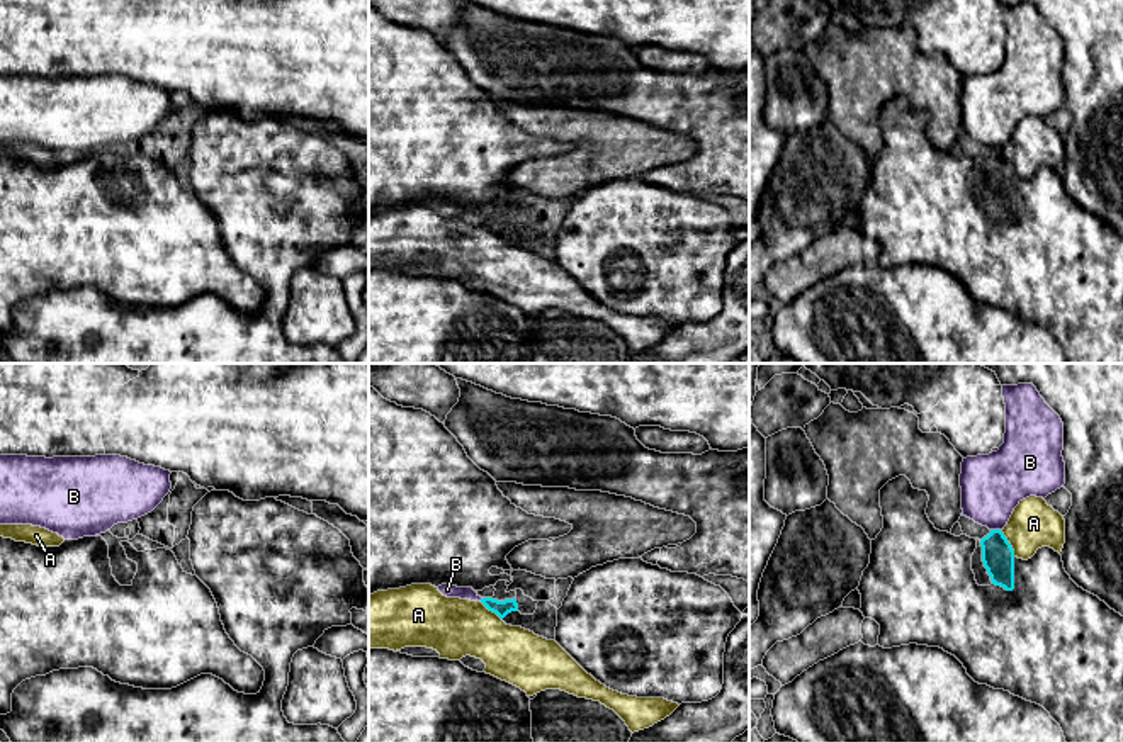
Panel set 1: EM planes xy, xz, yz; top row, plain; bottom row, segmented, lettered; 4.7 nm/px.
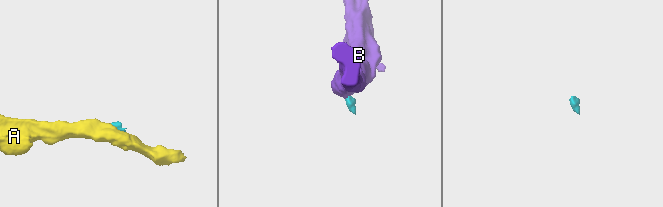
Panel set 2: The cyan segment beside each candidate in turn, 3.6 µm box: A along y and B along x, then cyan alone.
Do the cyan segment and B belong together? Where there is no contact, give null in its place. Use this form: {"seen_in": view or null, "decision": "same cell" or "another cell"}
{"seen_in": "yz", "decision": "another cell"}

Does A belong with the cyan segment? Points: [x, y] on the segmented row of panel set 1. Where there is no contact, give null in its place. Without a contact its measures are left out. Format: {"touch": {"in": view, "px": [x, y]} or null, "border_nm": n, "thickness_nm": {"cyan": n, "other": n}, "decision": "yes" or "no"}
{"touch": {"in": "yz", "px": [1010, 544]}, "border_nm": 150, "thickness_nm": {"cyan": 160, "other": 220}, "decision": "no"}

